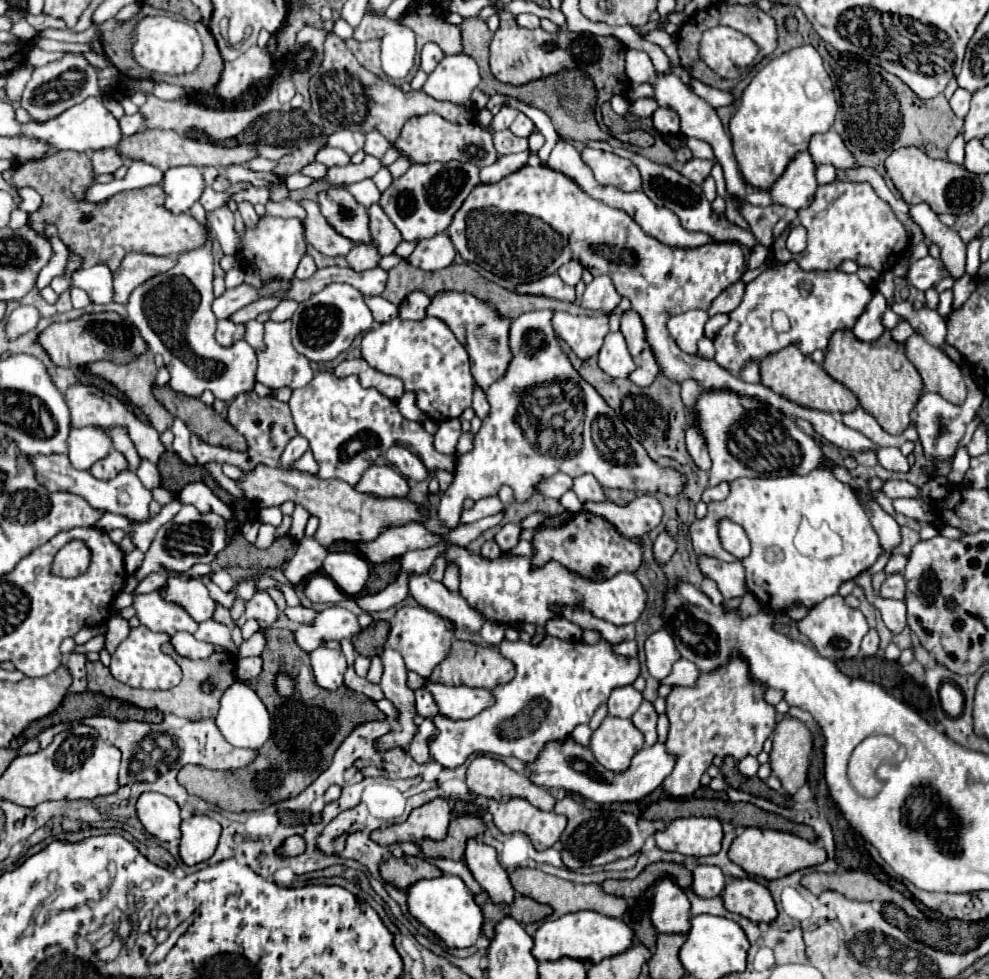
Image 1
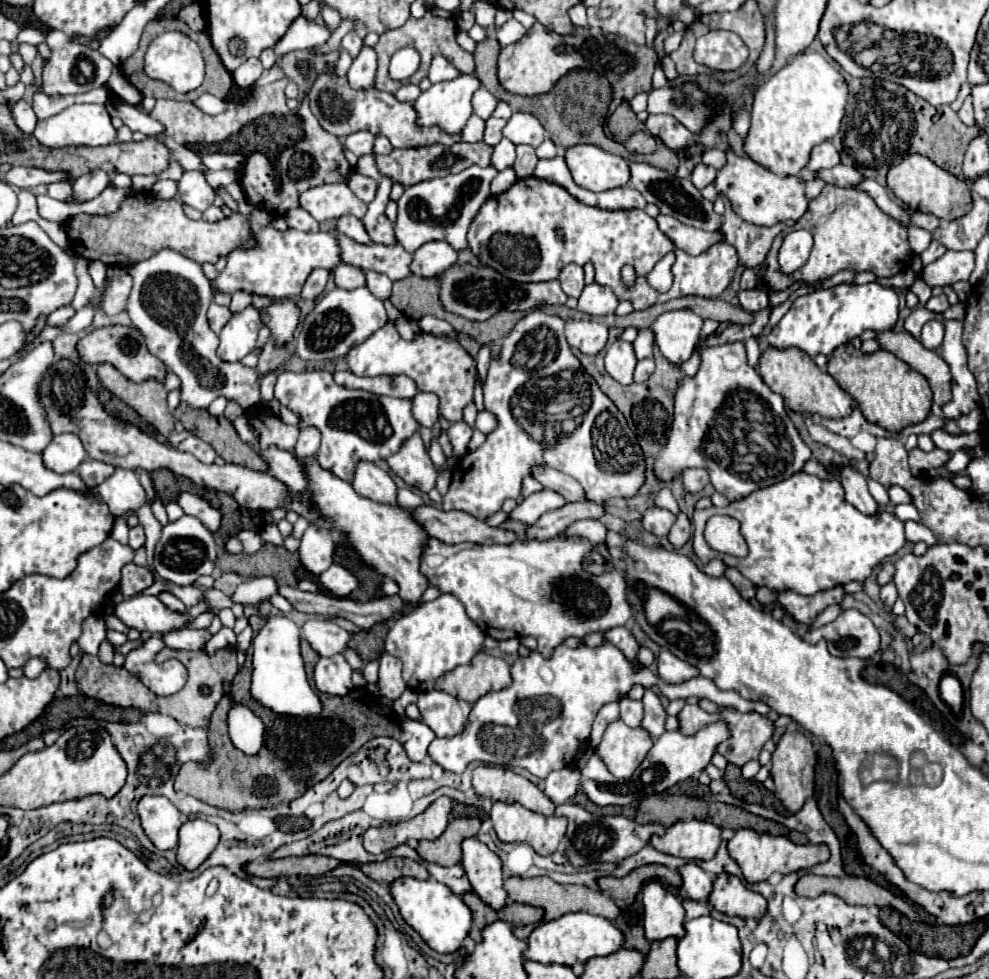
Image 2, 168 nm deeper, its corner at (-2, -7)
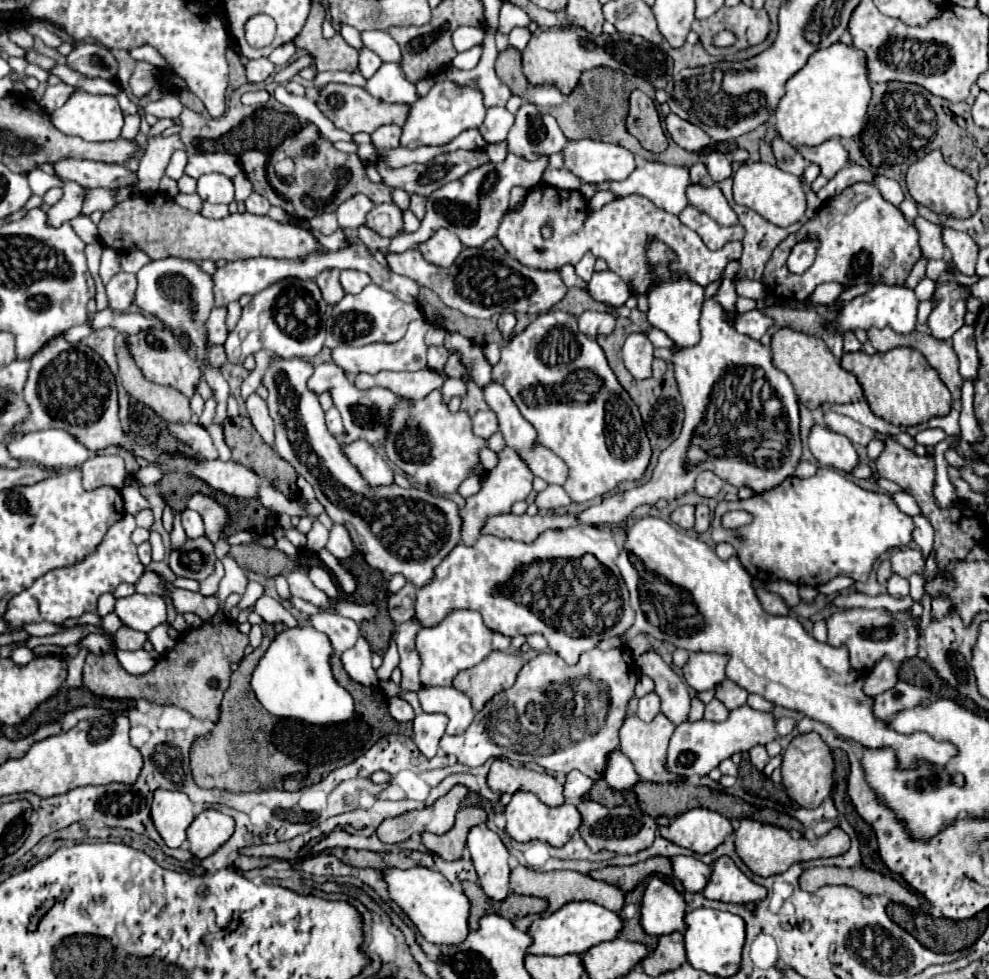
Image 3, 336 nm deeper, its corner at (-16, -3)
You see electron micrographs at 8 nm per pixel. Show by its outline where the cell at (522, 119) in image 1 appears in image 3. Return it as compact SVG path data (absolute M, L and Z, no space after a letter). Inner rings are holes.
M528 102L516 112L516 122L510 128L506 142L510 152L526 160L536 160L542 154L550 156L566 146L566 138L556 118L538 112L538 108Z

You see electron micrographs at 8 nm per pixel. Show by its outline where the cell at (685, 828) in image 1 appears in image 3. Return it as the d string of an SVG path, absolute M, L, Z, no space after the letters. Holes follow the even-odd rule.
M694 808L674 818L670 826L660 828L660 836L688 848L696 854L710 854L720 846L728 834L732 834L732 824L728 818L714 810Z

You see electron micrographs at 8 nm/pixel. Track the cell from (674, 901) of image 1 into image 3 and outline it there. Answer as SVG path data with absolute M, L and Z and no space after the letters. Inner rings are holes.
M658 876L648 882L648 888L642 898L642 918L640 924L648 934L664 936L672 932L684 932L684 916L686 916L686 902L676 888Z

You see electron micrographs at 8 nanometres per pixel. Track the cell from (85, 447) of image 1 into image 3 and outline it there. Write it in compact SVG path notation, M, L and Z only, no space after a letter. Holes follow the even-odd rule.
M40 430L24 434L8 444L8 450L18 460L36 462L48 468L76 468L90 458L90 450L76 442L66 430Z

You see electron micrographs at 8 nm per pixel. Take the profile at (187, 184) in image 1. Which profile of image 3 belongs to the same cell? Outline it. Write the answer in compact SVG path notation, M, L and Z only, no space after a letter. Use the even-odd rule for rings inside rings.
M202 174L198 178L198 194L212 204L230 204L234 200L234 186L224 174Z

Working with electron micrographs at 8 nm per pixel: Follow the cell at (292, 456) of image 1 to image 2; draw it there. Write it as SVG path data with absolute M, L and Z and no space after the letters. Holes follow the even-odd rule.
M314 426L300 428L300 438L298 438L298 444L296 444L296 450L294 450L296 456L316 454L318 446L320 446L320 432Z

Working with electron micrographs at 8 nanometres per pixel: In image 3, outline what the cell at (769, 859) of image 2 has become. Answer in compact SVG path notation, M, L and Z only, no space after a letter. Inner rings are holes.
M740 820L736 834L736 852L740 860L758 876L774 876L782 874L796 862L806 862L814 858L830 858L830 856L840 856L846 854L850 848L850 838L844 830L832 828L830 834L818 838L818 840L806 840L806 838L794 838L788 830L772 826L772 824L762 824L758 820Z

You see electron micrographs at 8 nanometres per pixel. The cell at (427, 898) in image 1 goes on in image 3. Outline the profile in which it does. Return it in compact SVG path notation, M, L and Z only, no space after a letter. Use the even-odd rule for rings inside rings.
M392 868L384 874L388 882L388 892L394 902L408 914L408 918L416 924L420 934L434 944L460 944L470 934L468 918L470 918L470 900L462 892L460 886L448 882L440 872L430 868Z

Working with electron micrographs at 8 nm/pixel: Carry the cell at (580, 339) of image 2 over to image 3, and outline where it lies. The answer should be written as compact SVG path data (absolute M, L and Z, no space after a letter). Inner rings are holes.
M584 312L578 316L578 328L582 334L596 338L596 336L608 336L612 334L616 326L616 318L606 312Z

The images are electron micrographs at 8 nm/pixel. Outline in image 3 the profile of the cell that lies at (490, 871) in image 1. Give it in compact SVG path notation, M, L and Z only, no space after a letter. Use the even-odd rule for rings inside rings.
M486 824L474 826L468 834L468 850L482 890L492 900L504 900L510 894L510 852L502 844L500 836L488 830Z

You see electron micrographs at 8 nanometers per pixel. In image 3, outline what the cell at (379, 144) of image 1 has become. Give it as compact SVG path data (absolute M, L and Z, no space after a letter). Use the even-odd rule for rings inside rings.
M450 80L438 82L424 98L416 102L416 106L410 108L410 116L402 128L400 146L414 150L424 144L434 144L434 146L446 144L452 138L456 138L460 132L478 128L480 122L484 122L484 114L486 114L486 108L482 104L480 90L472 86L456 86Z

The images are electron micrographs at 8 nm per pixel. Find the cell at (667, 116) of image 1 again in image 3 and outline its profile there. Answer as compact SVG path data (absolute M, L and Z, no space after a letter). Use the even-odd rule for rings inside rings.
M668 114L666 116L666 128L668 128L672 140L680 148L690 150L690 152L700 152L702 148L706 148L712 142L710 136L702 128L698 128L698 126L686 122L686 120L682 120L676 114Z

